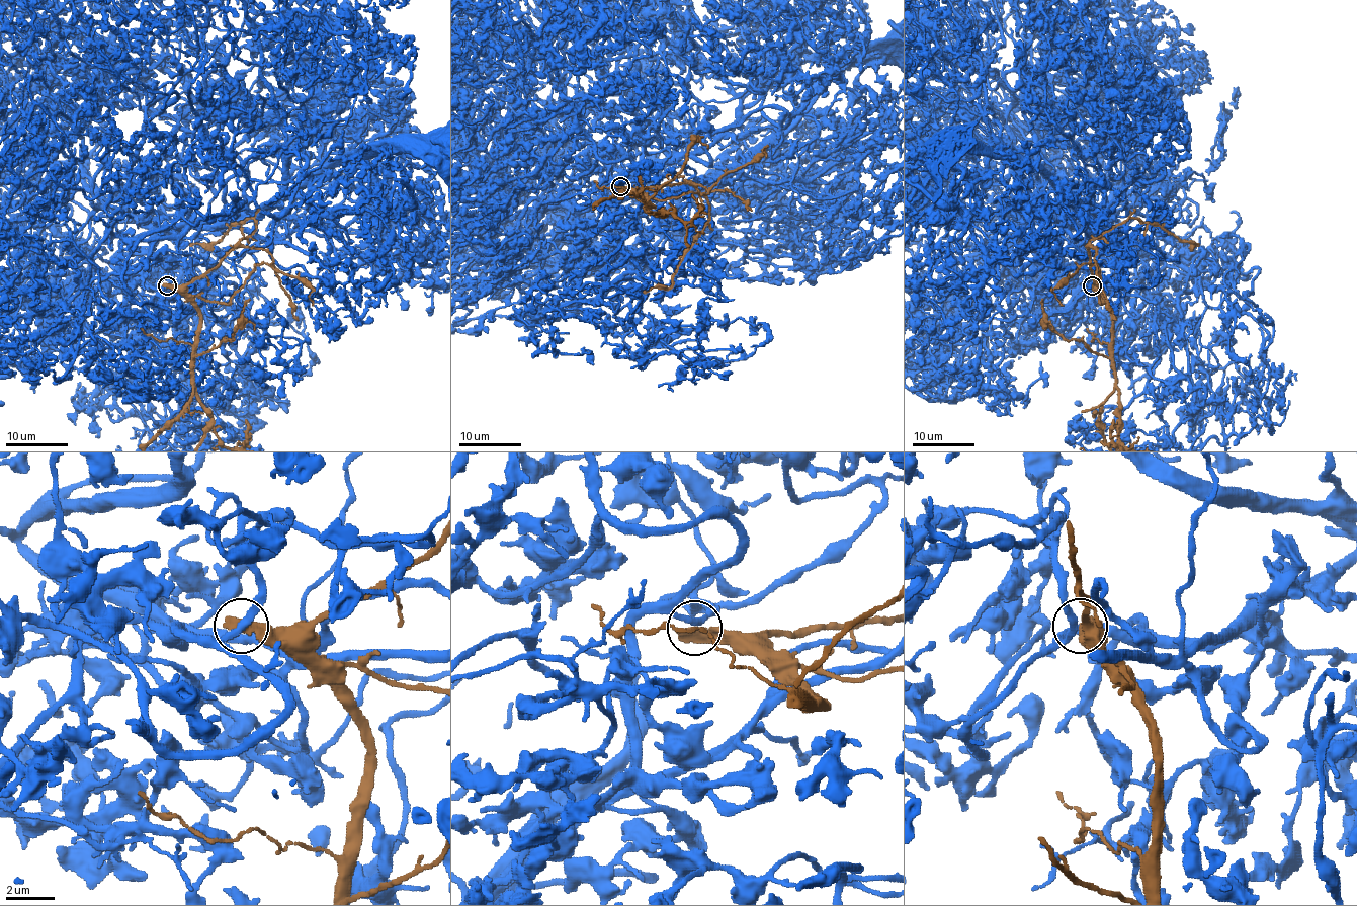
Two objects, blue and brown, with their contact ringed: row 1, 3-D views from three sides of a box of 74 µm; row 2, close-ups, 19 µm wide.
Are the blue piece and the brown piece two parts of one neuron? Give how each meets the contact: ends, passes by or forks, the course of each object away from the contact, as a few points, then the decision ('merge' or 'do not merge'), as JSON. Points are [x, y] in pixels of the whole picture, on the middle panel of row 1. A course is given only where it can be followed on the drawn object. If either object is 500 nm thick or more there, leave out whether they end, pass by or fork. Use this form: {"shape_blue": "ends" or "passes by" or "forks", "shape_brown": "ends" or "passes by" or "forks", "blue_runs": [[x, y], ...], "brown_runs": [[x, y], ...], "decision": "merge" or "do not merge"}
{"shape_blue": "passes by", "shape_brown": "ends", "blue_runs": [[621, 185], [605, 185], [605, 220], [565, 257], [611, 198], [659, 198], [714, 185], [861, 58]], "decision": "do not merge"}

